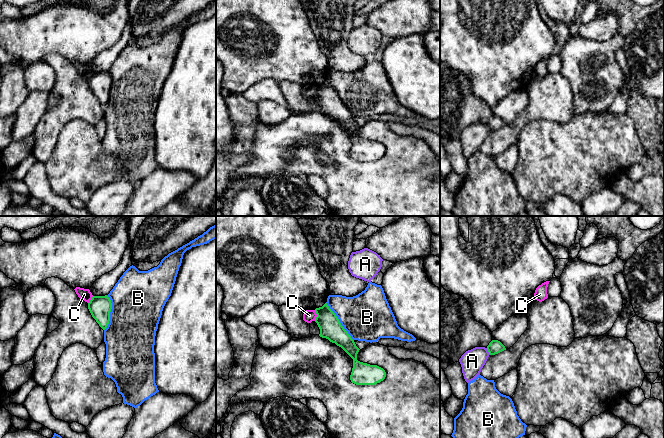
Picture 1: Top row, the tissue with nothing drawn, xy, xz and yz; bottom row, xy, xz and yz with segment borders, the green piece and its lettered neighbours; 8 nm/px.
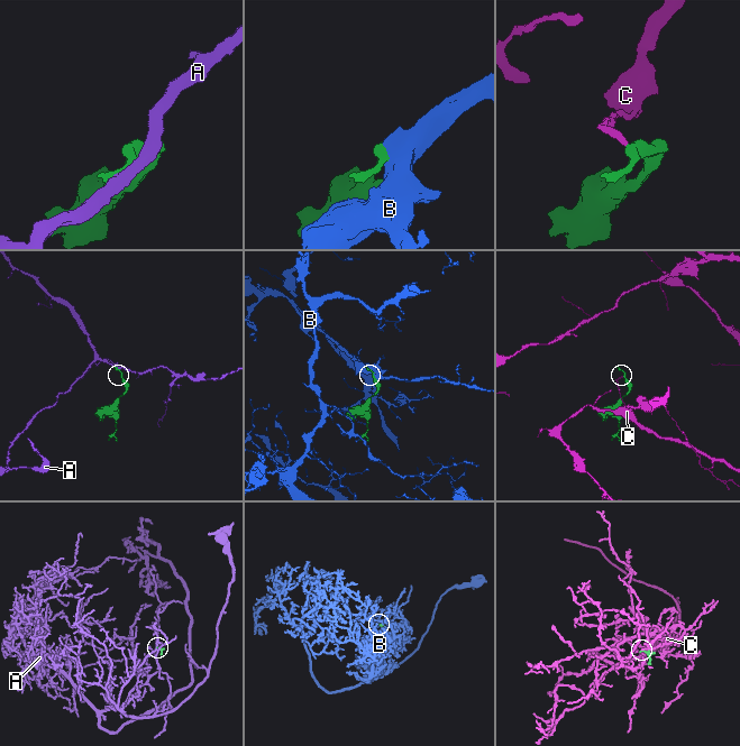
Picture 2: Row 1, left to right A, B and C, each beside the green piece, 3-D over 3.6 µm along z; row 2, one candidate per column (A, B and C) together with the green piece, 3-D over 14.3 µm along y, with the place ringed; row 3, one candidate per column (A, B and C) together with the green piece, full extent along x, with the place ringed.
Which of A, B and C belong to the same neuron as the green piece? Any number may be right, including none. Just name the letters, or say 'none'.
none

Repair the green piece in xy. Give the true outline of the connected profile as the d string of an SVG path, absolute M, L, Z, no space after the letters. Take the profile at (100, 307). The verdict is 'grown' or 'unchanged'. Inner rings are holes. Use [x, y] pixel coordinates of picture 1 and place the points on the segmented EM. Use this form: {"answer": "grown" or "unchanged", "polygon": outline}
{"answer": "unchanged", "polygon": "M107 295L93 296L88 303L88 309L99 326L105 330L109 324L112 309L110 298Z"}

